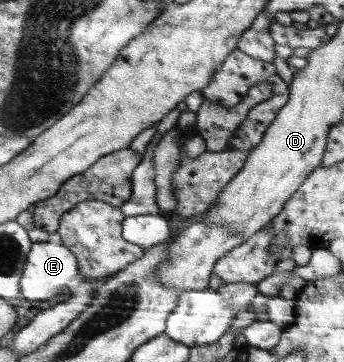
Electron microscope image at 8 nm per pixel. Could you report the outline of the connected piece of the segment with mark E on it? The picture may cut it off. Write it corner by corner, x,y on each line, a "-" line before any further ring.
50,241
35,242
33,250
29,254
29,262
25,268
24,280
22,280
22,294
26,300
48,300
56,294
60,294
66,284
78,276
78,270
82,274
82,264
77,263
77,256
70,244
56,244

